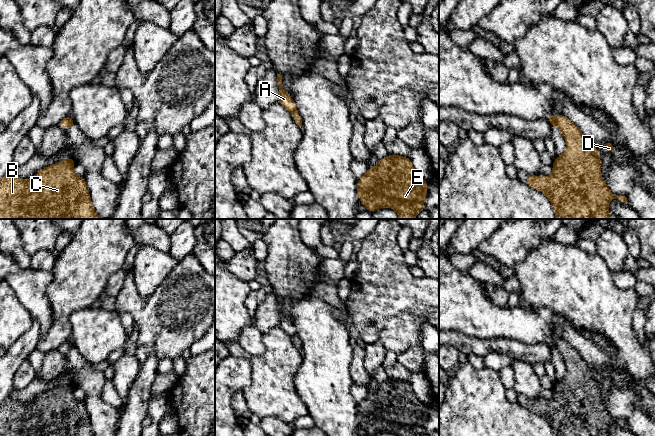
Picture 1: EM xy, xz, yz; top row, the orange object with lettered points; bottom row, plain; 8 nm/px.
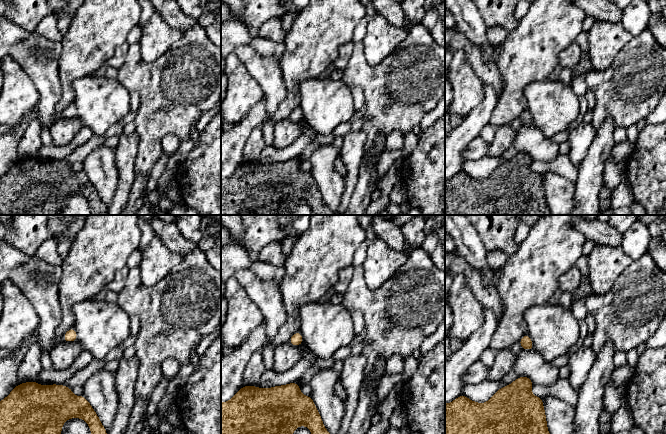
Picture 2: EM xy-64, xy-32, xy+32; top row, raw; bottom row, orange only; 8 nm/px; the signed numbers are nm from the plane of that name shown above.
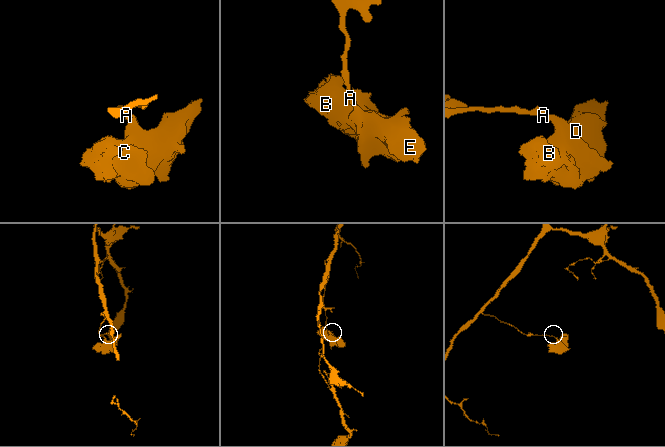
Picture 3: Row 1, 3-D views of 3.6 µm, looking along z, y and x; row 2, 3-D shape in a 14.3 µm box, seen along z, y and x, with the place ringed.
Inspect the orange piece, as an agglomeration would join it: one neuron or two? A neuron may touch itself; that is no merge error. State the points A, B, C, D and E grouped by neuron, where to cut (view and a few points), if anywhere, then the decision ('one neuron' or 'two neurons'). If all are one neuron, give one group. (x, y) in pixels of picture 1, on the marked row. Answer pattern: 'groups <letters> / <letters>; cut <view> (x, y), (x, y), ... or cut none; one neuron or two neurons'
groups A / B C D E; cut yz (554, 116), (556, 126); two neurons

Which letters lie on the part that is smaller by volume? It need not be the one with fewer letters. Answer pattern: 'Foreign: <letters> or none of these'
Foreign: B, C, D, E

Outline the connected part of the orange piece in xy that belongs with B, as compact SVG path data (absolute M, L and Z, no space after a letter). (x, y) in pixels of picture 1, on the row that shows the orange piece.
M66 158L40 170L34 177L23 180L8 172L0 180L0 219L69 219L75 214L78 219L102 219L93 209L93 204L84 177L74 173L75 161Z

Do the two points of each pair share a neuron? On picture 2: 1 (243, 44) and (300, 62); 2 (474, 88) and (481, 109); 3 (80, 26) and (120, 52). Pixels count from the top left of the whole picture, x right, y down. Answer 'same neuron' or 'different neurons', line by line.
1: different neurons
2: different neurons
3: different neurons

